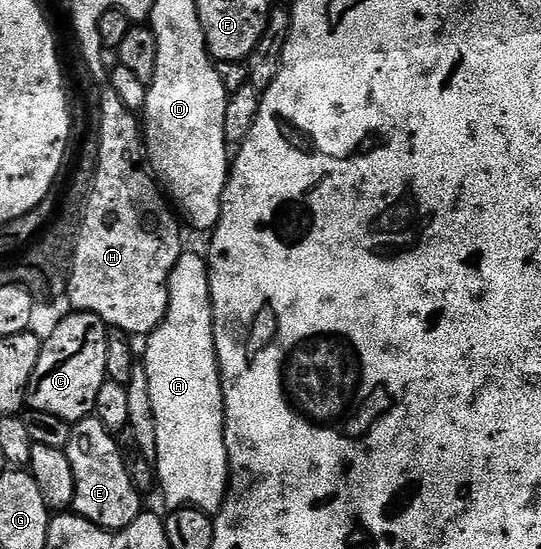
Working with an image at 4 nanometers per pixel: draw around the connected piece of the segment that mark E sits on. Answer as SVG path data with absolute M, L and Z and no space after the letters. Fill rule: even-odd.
M88 417L72 426L65 448L75 478L74 514L105 531L125 529L141 513L141 493L133 485L124 452L119 452L119 443L115 439L118 438L105 429L99 419Z

